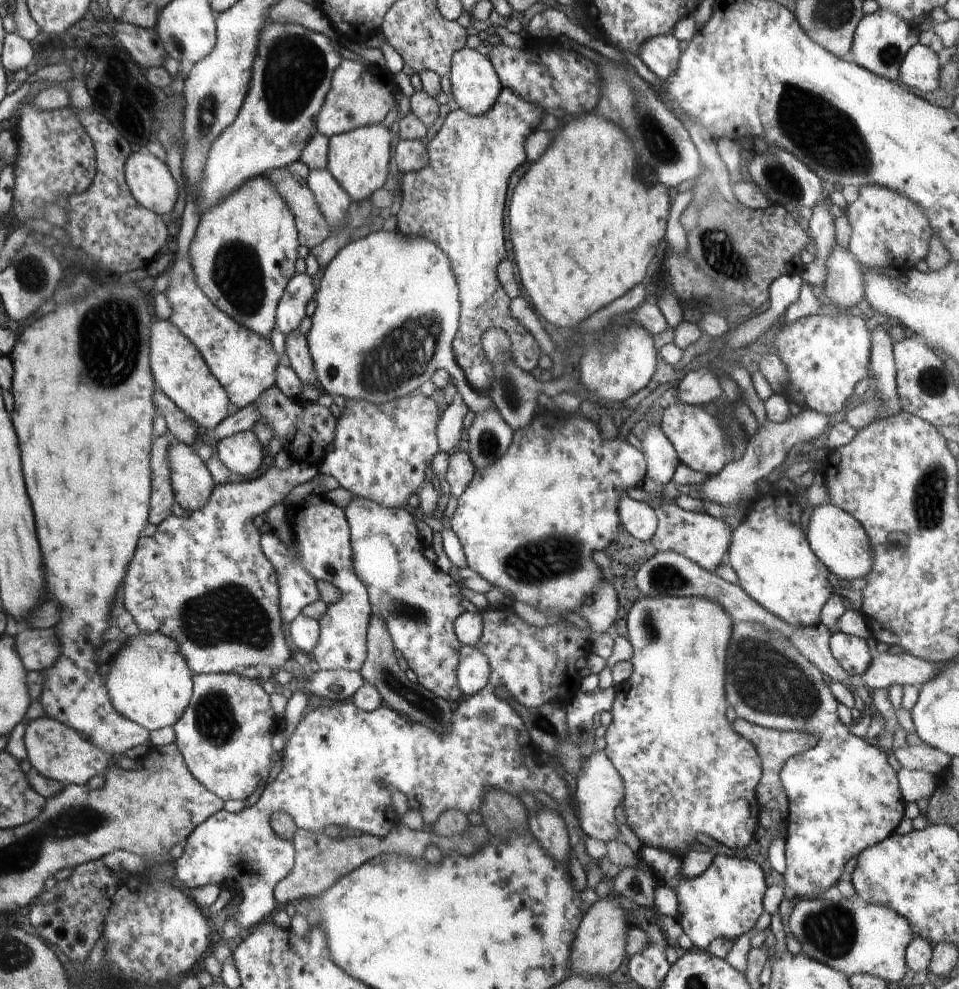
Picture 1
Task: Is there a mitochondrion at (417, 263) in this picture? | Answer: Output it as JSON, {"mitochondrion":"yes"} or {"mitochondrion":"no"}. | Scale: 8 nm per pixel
{"mitochondrion":"no"}

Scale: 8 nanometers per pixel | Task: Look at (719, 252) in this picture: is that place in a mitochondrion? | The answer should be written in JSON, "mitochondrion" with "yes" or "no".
{"mitochondrion":"yes"}

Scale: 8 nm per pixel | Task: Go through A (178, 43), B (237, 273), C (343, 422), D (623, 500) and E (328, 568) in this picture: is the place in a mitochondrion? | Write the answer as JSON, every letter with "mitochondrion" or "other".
{"A":"mitochondrion","B":"mitochondrion","C":"other","D":"other","E":"mitochondrion"}

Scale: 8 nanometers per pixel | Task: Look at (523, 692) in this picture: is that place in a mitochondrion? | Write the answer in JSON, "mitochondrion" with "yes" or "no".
{"mitochondrion":"no"}

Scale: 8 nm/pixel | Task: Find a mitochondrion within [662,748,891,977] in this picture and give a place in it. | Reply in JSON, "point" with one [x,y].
{"point":[832,932]}

